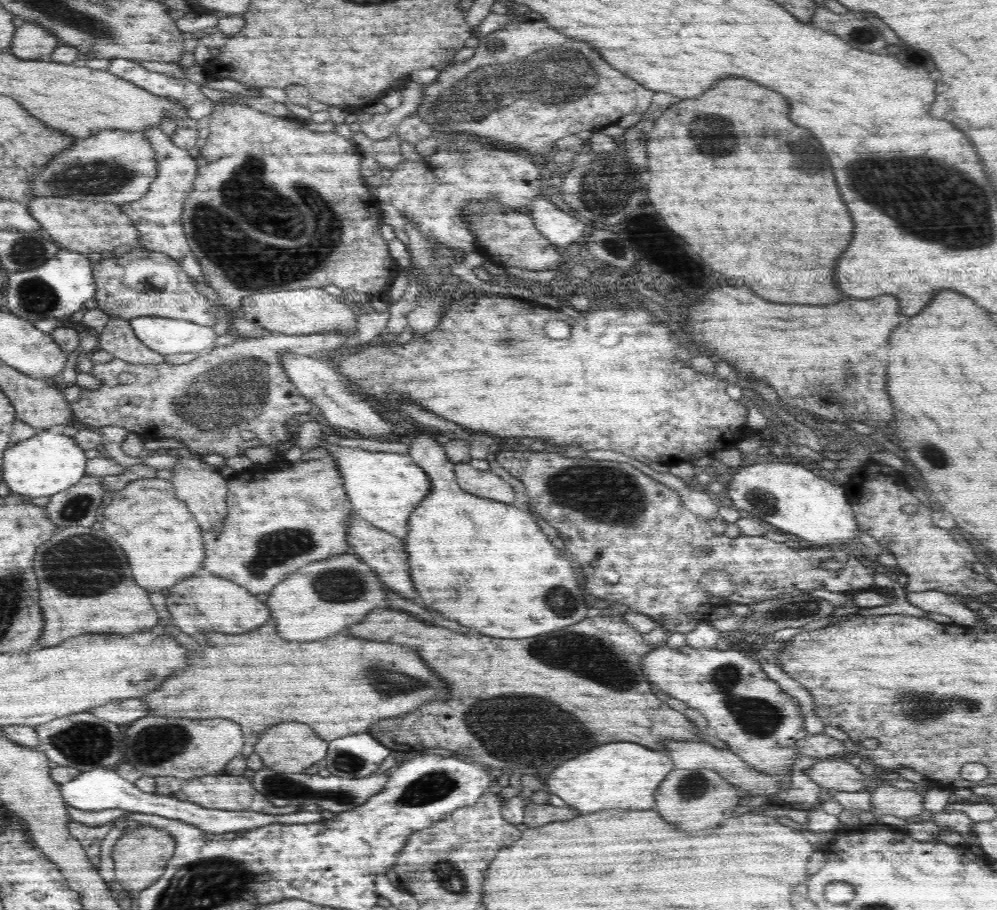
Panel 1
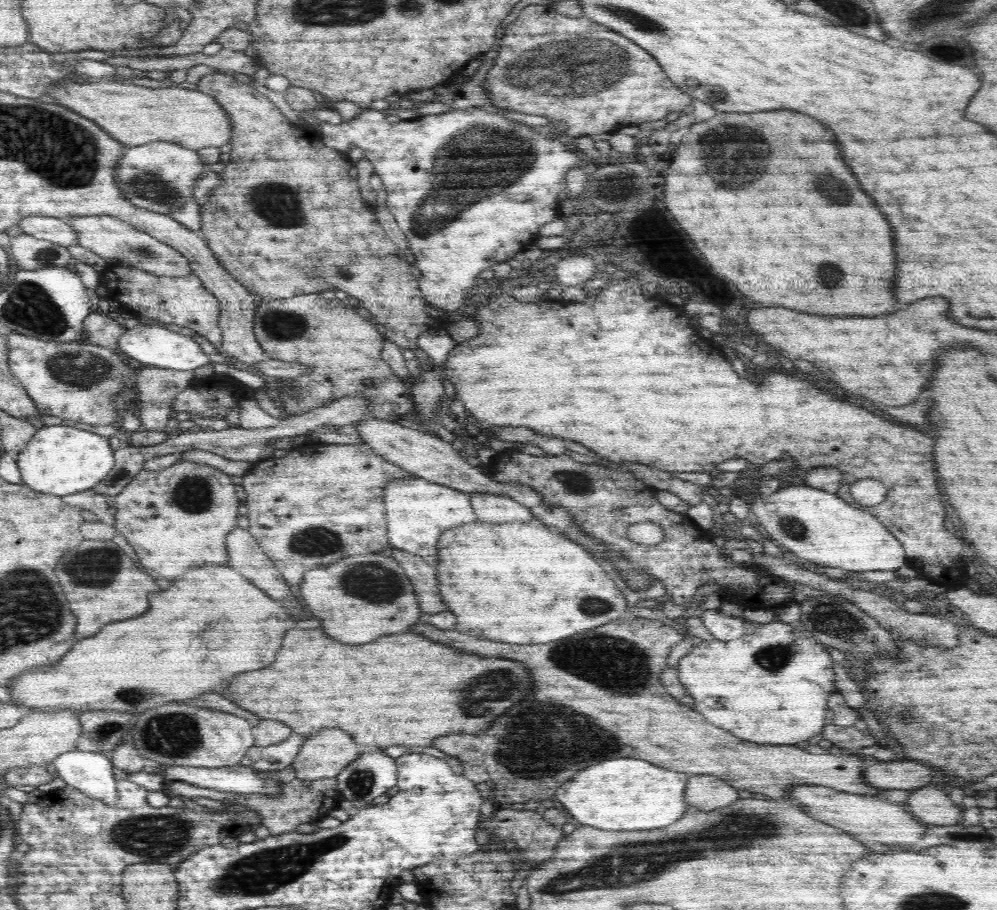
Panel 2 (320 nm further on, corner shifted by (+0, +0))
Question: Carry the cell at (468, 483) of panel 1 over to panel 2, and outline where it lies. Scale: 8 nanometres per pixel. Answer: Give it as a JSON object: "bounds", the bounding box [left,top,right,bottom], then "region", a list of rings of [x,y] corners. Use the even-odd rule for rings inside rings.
{"bounds":[469,493,534,524],"region":[[[492,493],[469,494],[476,518],[488,524],[534,522],[533,514],[523,504],[509,496]]]}

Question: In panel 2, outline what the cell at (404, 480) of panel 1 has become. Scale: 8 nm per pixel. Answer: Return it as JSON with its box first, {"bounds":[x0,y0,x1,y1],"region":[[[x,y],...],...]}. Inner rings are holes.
{"bounds":[384,476,479,567],"region":[[[408,476],[408,478],[392,480],[386,484],[384,502],[391,547],[420,556],[433,567],[438,565],[438,540],[442,532],[460,526],[460,524],[479,521],[468,493],[442,484],[434,484],[419,476]]]}

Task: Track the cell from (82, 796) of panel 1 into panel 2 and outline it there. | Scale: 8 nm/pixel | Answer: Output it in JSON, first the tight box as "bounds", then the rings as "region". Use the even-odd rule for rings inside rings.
{"bounds":[50,750,118,805],"region":[[[70,750],[50,765],[54,767],[58,777],[67,785],[94,799],[100,799],[113,805],[118,798],[118,788],[114,779],[114,766],[108,754]]]}

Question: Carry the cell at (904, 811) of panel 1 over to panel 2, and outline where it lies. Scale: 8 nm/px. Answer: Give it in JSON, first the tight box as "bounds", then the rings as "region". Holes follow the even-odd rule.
{"bounds":[906,787,962,826],"region":[[[923,787],[910,792],[906,801],[909,813],[925,826],[958,825],[962,819],[962,810],[952,802],[946,792]]]}

